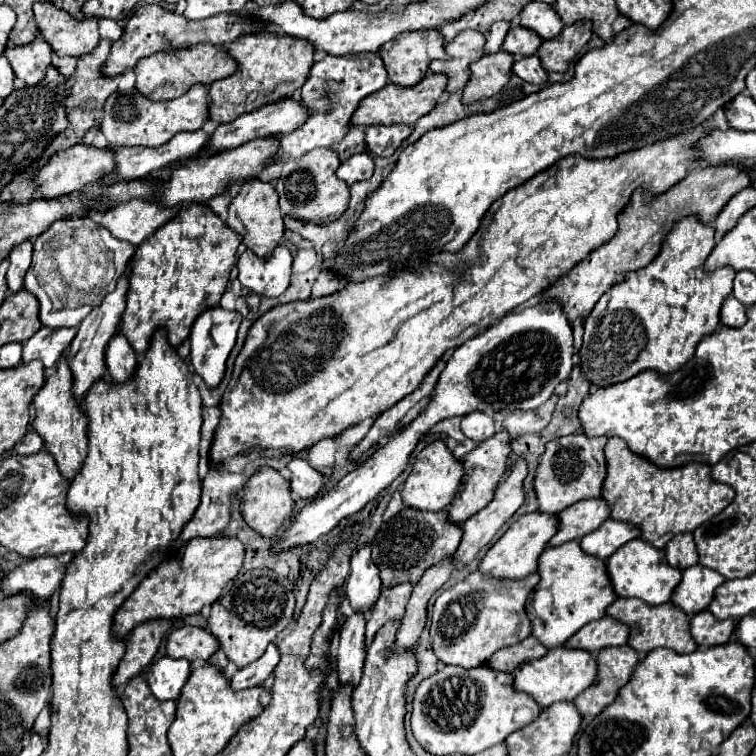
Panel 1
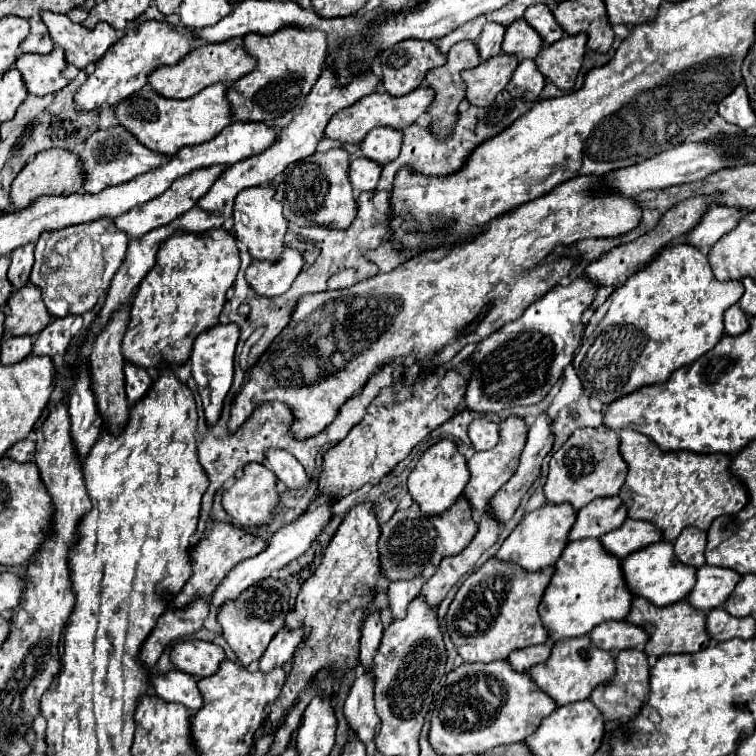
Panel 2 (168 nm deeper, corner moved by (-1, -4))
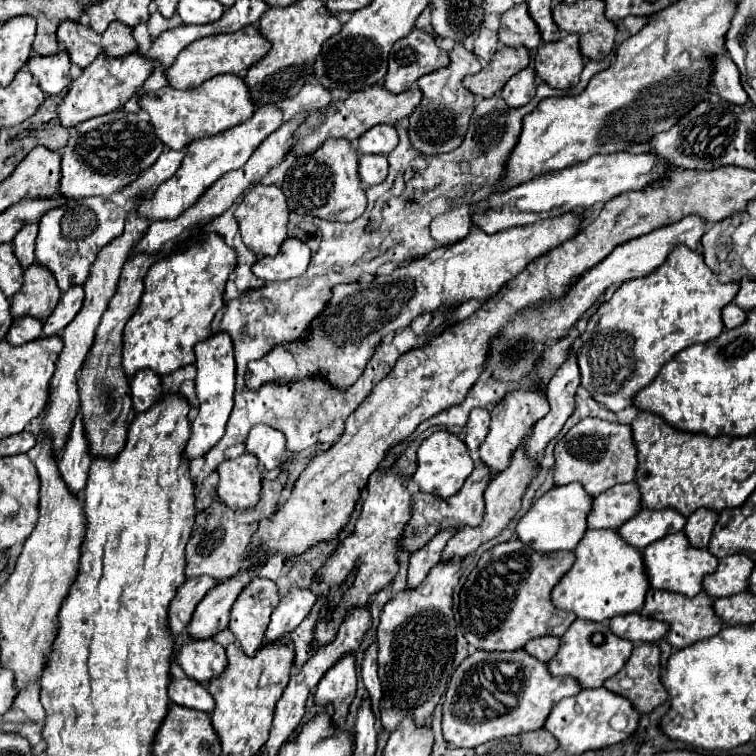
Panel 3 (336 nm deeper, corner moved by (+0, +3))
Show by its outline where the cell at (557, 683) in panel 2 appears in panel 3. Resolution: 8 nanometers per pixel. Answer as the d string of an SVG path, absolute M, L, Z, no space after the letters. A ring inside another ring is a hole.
M575 620L575 624L563 634L561 648L549 662L549 672L553 672L553 676L573 676L583 688L601 688L607 678L615 676L625 666L631 652L633 642L615 636L609 622Z

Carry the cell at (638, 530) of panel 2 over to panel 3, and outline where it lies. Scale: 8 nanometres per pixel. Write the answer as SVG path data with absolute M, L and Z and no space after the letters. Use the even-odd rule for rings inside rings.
M643 508L637 516L633 516L629 522L625 522L619 528L619 534L627 544L643 550L651 542L667 536L669 528L671 532L681 532L685 526L685 520L687 518L681 516L675 508L663 508L663 510Z

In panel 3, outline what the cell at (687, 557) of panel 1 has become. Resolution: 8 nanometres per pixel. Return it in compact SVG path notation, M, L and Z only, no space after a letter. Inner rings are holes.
M699 508L695 510L689 518L687 518L687 526L685 526L685 534L689 538L689 542L695 546L695 548L707 548L709 540L711 540L711 534L713 534L713 528L717 524L717 512L713 510L705 510L705 508Z

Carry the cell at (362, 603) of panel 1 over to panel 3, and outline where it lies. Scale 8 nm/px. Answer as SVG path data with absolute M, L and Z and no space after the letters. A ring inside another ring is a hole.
M371 644L365 652L365 660L363 660L363 666L361 666L361 678L363 678L363 684L369 692L369 702L371 702L371 708L373 712L377 714L377 720L379 720L379 704L381 704L381 680L377 676L377 644Z

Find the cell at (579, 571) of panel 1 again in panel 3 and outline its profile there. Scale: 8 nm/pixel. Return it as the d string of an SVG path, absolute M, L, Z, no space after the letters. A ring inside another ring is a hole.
M587 530L579 546L575 548L575 554L577 560L573 568L563 576L563 580L551 592L555 608L561 608L565 612L575 612L577 618L591 622L603 622L617 614L631 614L641 610L641 604L645 604L645 592L649 590L649 584L645 584L645 568L641 568L641 550L627 546L617 530Z

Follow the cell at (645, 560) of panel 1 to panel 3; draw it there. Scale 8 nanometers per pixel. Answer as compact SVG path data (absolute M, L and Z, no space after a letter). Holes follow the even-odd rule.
M683 532L669 534L669 536L649 544L643 550L643 556L645 556L645 566L647 566L647 576L649 576L651 588L671 590L677 594L685 594L689 598L697 596L703 590L703 578L713 574L719 564L719 560L707 548L693 548L687 542L687 536Z

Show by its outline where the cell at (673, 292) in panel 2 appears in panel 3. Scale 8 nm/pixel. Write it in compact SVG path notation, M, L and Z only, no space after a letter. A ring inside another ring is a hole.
M687 246L675 248L665 264L651 274L623 282L589 318L587 330L575 342L581 386L611 412L631 406L633 396L645 388L677 352L715 340L723 328L731 330L745 322L745 312L733 304L737 288L739 282L723 284L717 274L709 272L703 256L695 250Z

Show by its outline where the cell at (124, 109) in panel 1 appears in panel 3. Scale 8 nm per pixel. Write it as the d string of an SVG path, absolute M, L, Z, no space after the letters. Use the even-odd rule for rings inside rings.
M235 74L215 76L191 90L173 90L171 86L167 86L157 92L143 94L141 108L149 114L155 134L171 150L181 150L183 146L187 146L197 138L213 136L231 126L237 126L245 122L249 116L253 116L255 112L249 86L241 76L235 76Z

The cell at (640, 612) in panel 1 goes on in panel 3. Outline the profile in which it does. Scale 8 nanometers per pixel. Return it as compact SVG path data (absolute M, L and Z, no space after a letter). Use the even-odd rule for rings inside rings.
M651 588L647 598L645 598L645 606L641 610L641 616L669 622L671 630L667 634L667 640L675 650L681 650L685 646L691 646L693 642L711 638L711 636L719 634L719 630L723 628L723 620L713 612L713 598L707 592L701 592L695 598L687 598L687 596L681 596L677 592L661 592L661 590Z

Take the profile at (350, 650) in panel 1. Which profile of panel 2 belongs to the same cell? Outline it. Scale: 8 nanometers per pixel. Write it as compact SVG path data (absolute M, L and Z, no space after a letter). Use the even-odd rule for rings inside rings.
M358 671L344 701L344 717L364 743L370 743L374 733L378 733L378 715L374 711L374 671Z

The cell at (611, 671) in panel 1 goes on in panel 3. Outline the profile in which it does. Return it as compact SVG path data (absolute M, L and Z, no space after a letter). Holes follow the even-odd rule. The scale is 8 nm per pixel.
M637 644L629 662L615 676L604 682L608 690L633 700L633 706L641 714L649 714L653 708L667 700L667 690L661 684L661 650L657 644Z

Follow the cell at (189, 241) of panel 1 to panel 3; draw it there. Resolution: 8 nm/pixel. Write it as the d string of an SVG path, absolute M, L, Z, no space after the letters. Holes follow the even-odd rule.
M209 232L203 242L185 244L179 252L149 268L141 304L123 332L123 368L131 378L131 400L135 412L147 412L163 396L159 376L195 364L193 348L197 342L211 336L211 320L223 308L225 282L233 270L235 250L215 232Z

